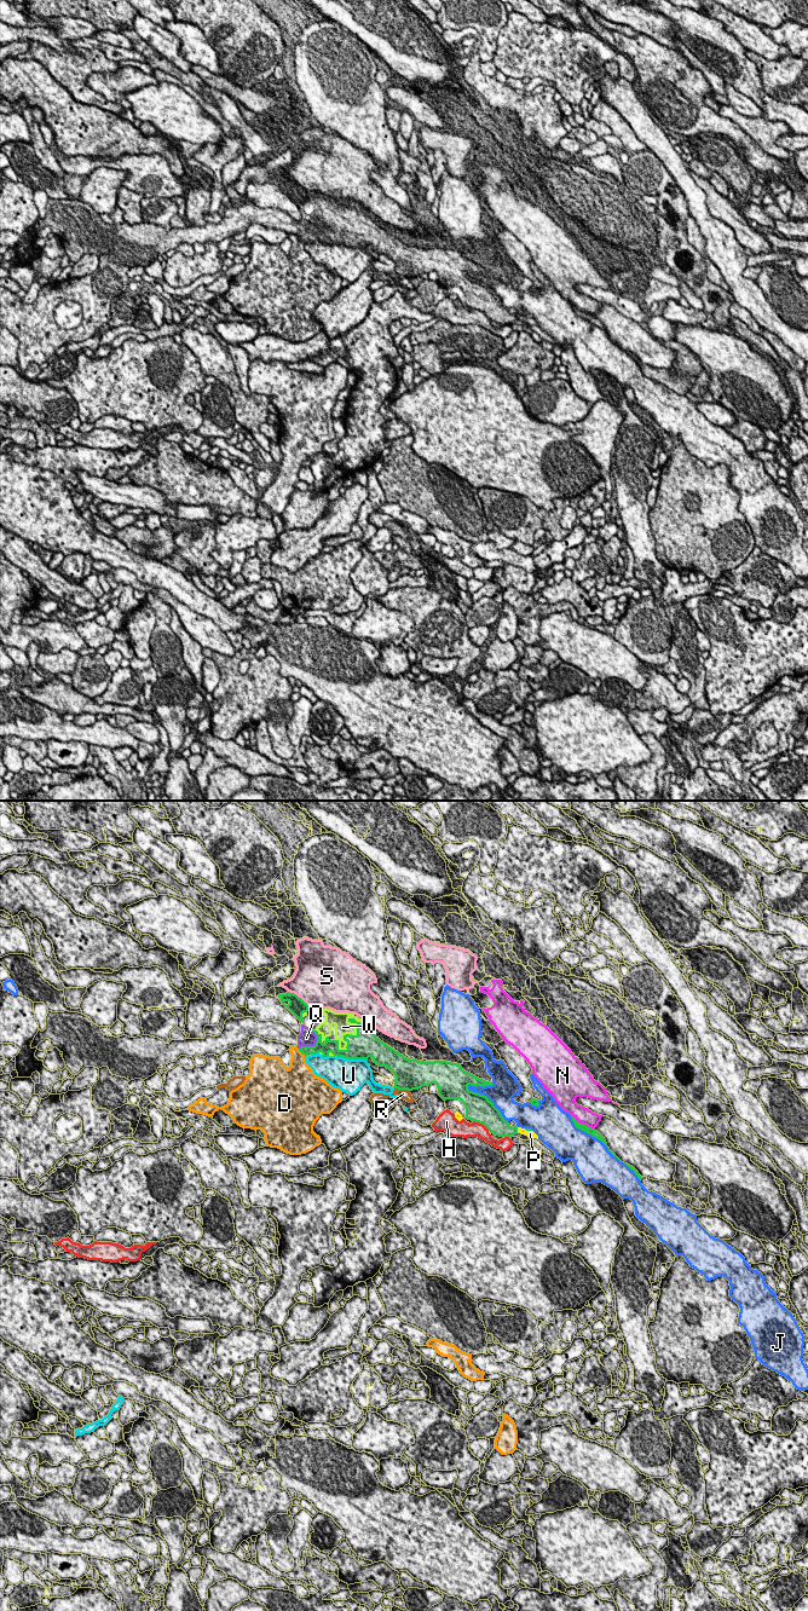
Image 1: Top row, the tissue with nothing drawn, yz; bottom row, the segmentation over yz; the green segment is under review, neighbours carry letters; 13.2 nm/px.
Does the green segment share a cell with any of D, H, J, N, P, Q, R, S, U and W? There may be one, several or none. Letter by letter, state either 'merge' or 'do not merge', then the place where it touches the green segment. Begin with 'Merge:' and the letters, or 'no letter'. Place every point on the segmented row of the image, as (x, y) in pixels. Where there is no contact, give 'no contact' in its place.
Merge: Q, W
D: do not merge; contact yz (301, 1052)
H: do not merge; contact yz (482, 1122)
J: do not merge; contact yz (488, 1098)
N: do not merge; contact yz (582, 1124)
P: do not merge; contact yz (517, 1130)
Q: merge; contact yz (316, 1044)
R: do not merge; contact yz (402, 1089)
S: do not merge; contact yz (300, 998)
U: do not merge; contact yz (351, 1058)
W: merge; contact yz (351, 1034)

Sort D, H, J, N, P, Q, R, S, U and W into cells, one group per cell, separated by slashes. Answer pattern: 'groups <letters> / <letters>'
groups D / H / J / N / P / Q W / R / S / U

